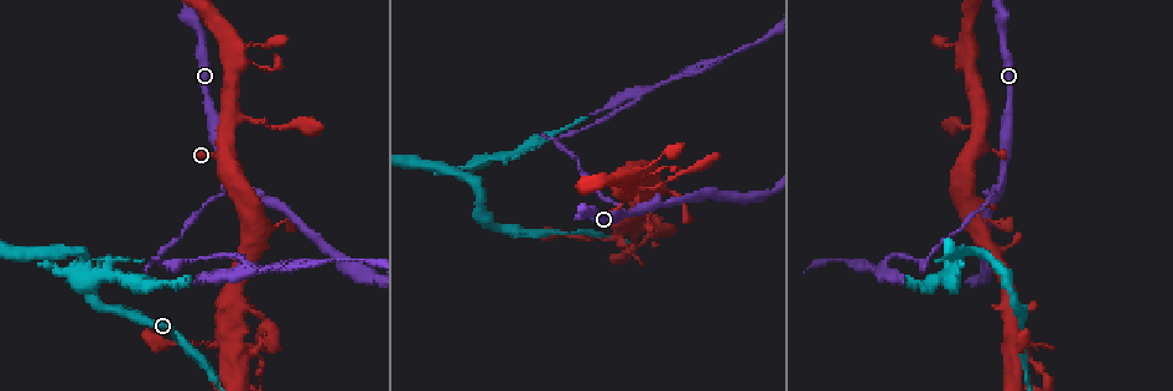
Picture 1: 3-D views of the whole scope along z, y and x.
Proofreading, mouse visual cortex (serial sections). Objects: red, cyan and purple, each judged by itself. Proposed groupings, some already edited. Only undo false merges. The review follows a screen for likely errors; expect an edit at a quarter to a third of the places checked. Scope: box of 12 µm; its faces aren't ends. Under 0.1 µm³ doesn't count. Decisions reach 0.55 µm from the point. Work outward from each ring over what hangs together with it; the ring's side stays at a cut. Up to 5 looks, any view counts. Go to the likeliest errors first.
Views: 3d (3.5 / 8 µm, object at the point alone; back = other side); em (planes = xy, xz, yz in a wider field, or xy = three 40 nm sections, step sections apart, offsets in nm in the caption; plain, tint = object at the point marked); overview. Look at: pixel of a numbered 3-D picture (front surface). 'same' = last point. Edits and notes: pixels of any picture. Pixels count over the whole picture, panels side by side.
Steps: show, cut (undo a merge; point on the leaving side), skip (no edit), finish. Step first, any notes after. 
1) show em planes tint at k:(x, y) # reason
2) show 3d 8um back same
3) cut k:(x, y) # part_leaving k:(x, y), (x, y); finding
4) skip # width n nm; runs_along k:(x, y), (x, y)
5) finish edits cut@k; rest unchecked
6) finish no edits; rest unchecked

show 3d 3.5um at 1:(56, 257) # three-way junction

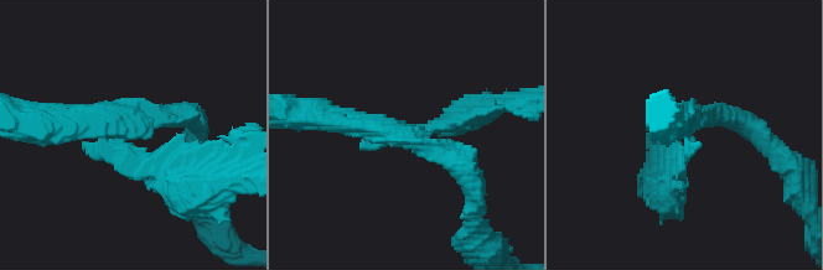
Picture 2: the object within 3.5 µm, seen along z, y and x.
show em xy step 5 tint at 2:(128, 126) # need the tissue

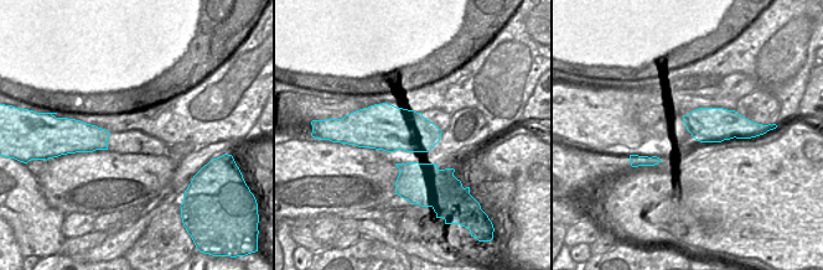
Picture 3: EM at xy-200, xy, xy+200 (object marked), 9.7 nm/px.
cut 2:(171, 149) # two cells meet here

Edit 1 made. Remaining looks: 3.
show overview

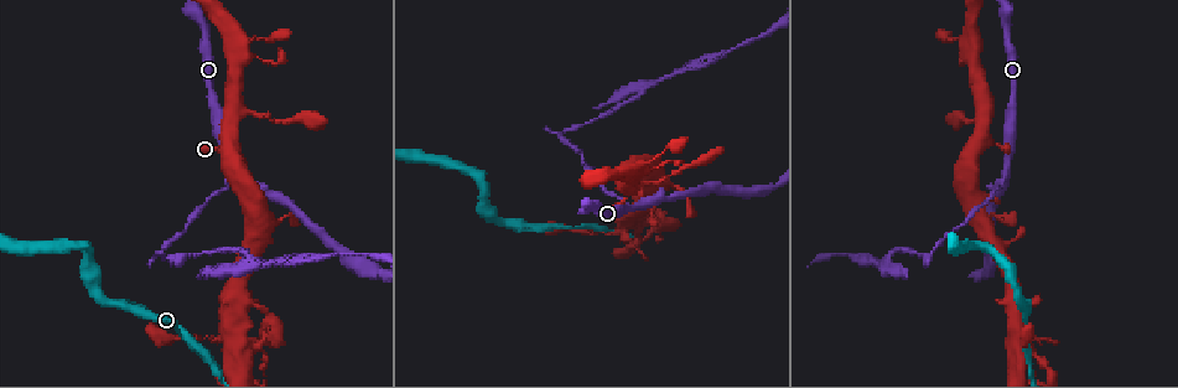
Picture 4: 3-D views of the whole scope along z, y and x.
show 3d 3.5um at 4:(1005, 163) # two arms in line, one across

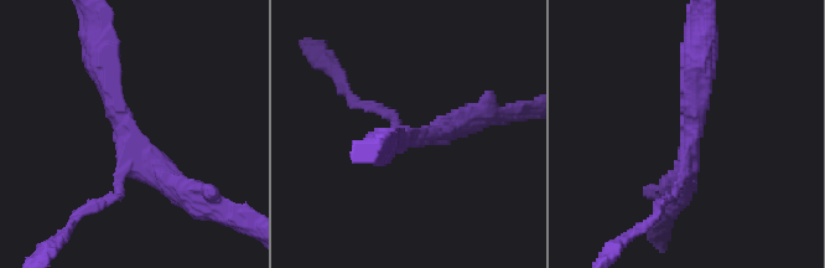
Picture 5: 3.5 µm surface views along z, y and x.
show em xy step 2 tint at 5:(405, 137)

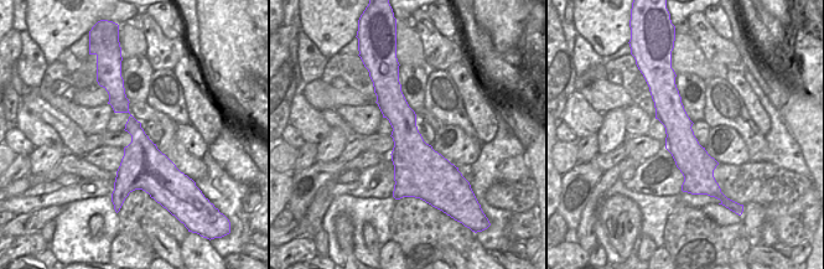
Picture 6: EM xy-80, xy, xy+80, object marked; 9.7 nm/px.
skip # runs_along 5:(102, 62), (128, 138), (188, 196); continuous, no second cell

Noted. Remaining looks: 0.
finish edits cut@2; rest unchecked

